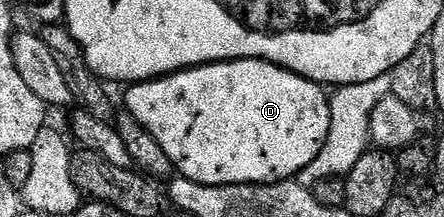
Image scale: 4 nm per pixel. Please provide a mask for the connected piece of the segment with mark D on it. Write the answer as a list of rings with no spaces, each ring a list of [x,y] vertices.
[[[241,58],[235,62],[211,62],[208,66],[194,66],[191,70],[180,70],[176,74],[167,74],[164,78],[151,78],[149,82],[135,82],[125,91],[125,109],[138,121],[151,136],[168,152],[168,160],[172,160],[175,171],[188,180],[196,180],[209,186],[227,186],[228,184],[268,184],[269,182],[285,182],[297,179],[298,174],[316,156],[320,156],[320,148],[328,140],[330,131],[330,100],[327,91],[317,82],[310,82],[283,66],[273,66],[270,62],[261,62],[259,58]]]

